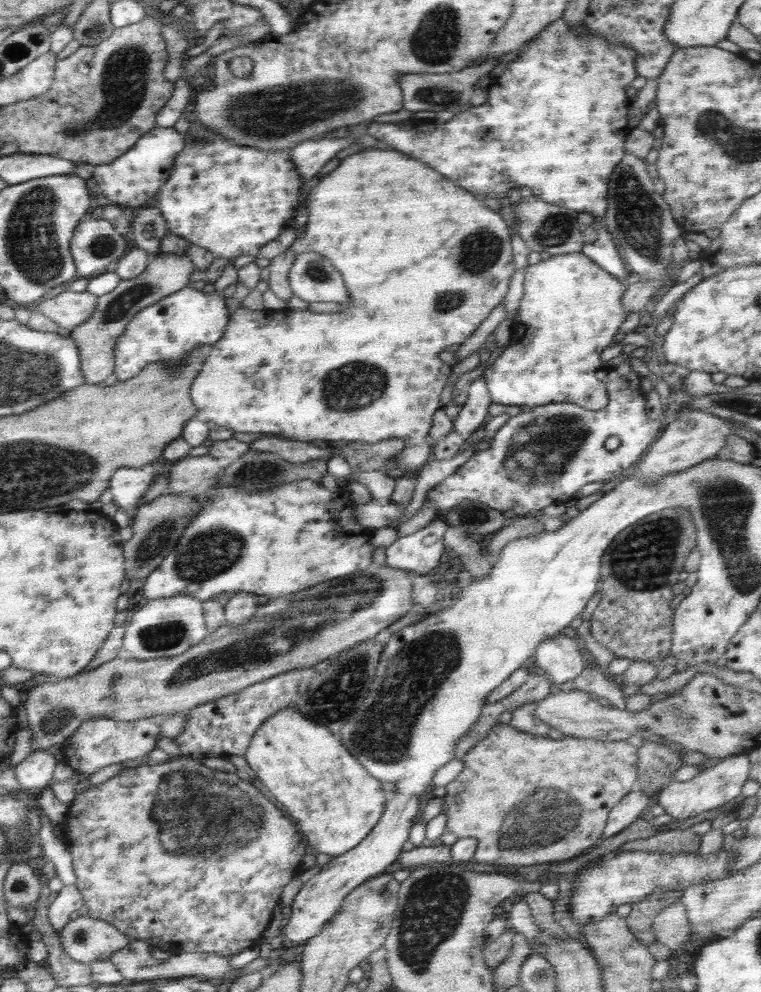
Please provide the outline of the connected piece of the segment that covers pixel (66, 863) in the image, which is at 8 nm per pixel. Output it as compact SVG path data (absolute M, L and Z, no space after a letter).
M43 811L39 815L41 822L39 836L42 841L45 860L50 860L55 864L57 876L62 880L64 886L76 886L78 879L76 879L76 875L74 875L73 858L66 841L62 841L62 839L55 836L53 826Z

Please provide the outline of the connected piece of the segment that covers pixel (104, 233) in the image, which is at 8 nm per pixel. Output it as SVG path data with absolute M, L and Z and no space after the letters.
M89 215L75 231L71 251L76 264L80 264L80 278L106 273L112 262L118 262L126 254L126 242L111 221Z

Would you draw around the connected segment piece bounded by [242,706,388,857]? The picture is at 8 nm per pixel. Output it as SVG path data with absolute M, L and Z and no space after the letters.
M292 706L270 715L270 718L258 727L252 736L250 746L242 756L257 778L296 820L294 824L298 824L297 828L310 852L322 852L337 857L352 850L378 824L388 803L387 796L381 788L382 782L364 772L358 760L350 756L344 744L328 728L312 722L303 712L293 709Z

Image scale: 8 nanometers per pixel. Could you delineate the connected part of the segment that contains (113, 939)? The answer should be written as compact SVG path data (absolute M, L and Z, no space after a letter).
M88 915L68 921L58 936L70 958L88 964L106 960L132 942L130 936L115 925Z

